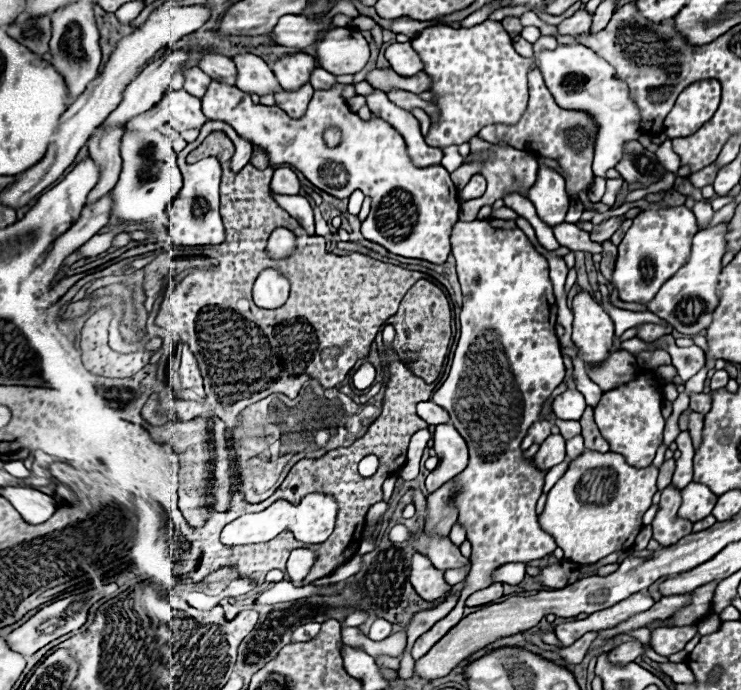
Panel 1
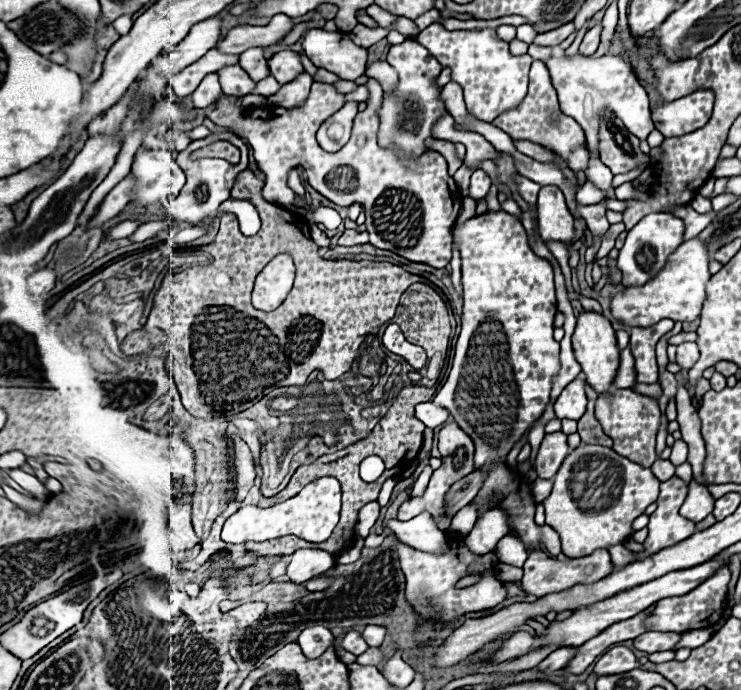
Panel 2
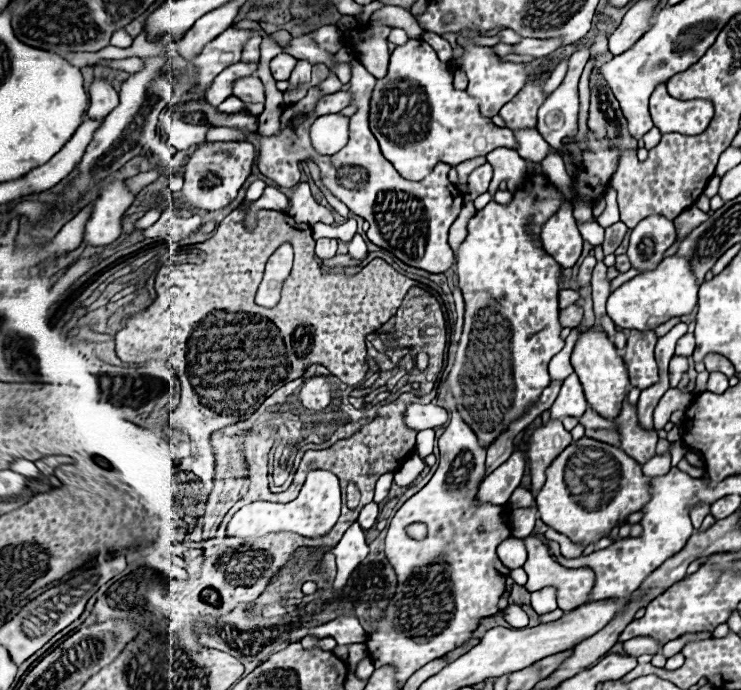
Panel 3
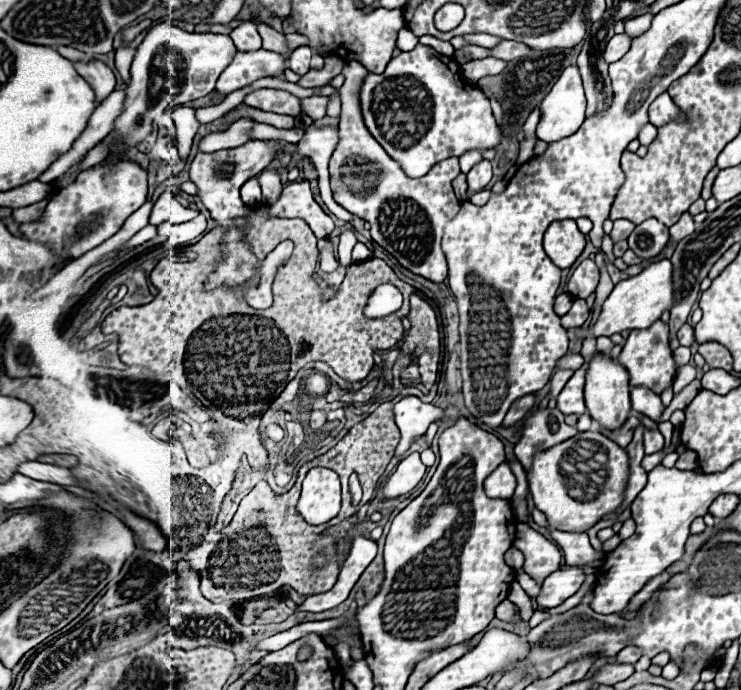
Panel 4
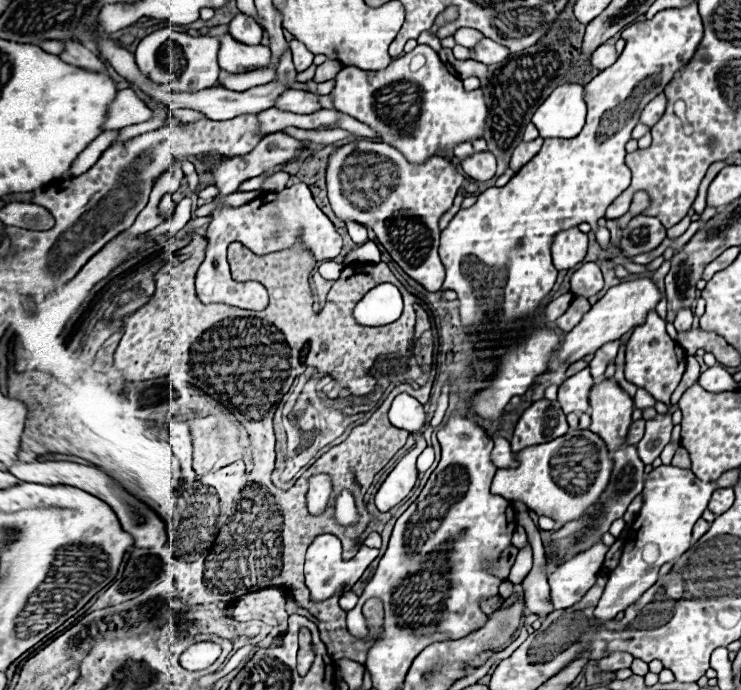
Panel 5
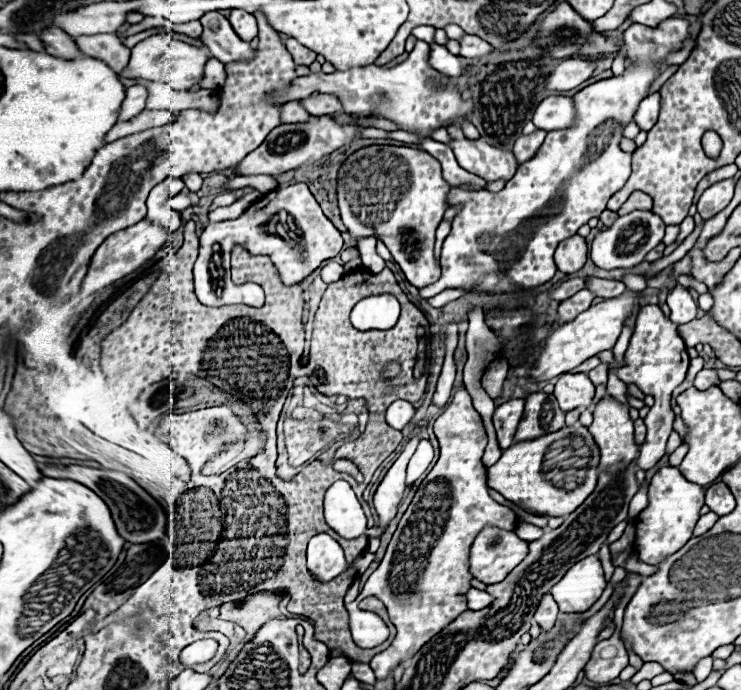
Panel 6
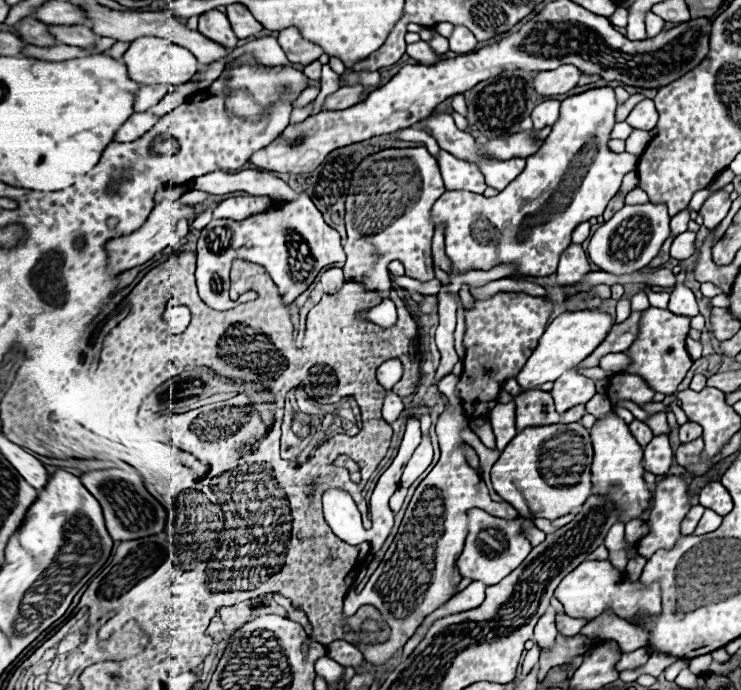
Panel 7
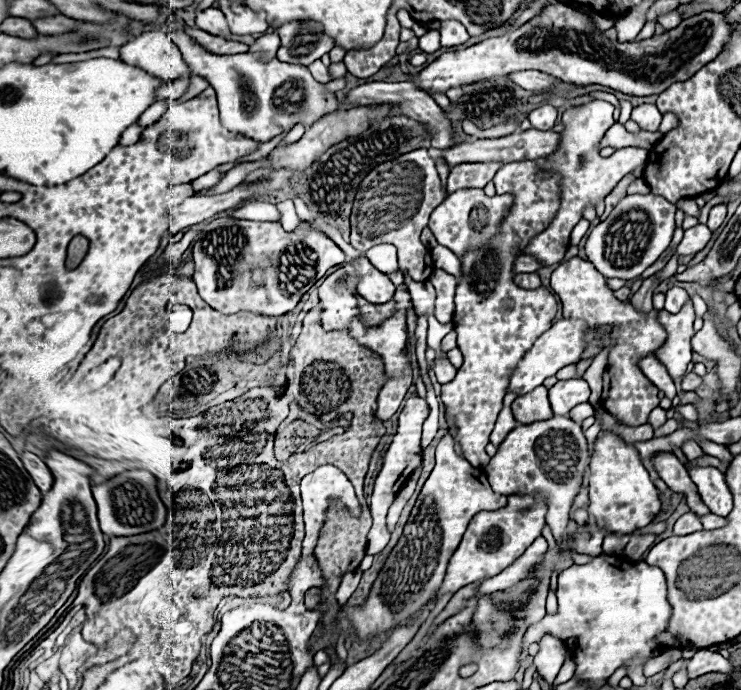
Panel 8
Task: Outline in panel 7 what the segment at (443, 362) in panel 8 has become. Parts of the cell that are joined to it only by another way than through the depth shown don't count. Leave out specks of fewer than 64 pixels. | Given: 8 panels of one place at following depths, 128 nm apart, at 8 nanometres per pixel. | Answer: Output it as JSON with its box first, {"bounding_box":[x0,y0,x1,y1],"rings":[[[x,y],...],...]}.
{"bounding_box":[344,374,518,666],"rings":[[[448,374],[448,376],[444,376],[438,382],[438,390],[448,396],[450,404],[454,406],[454,412],[442,412],[442,416],[440,416],[440,420],[436,424],[436,432],[438,432],[438,440],[440,440],[440,460],[432,468],[432,472],[420,482],[420,486],[416,488],[416,492],[412,496],[412,502],[410,502],[410,506],[406,510],[406,516],[402,520],[402,526],[400,526],[398,536],[396,536],[396,550],[394,550],[394,554],[392,556],[384,556],[384,560],[380,562],[378,570],[370,576],[366,588],[360,594],[354,594],[354,596],[348,594],[346,600],[344,600],[344,616],[356,614],[356,610],[360,606],[374,606],[376,610],[380,610],[380,614],[384,616],[386,624],[390,626],[390,638],[384,644],[372,644],[372,646],[370,644],[362,644],[362,646],[358,646],[358,650],[364,654],[364,658],[372,666],[382,666],[388,658],[392,658],[392,654],[398,648],[402,648],[406,644],[406,640],[416,632],[416,628],[422,624],[424,616],[428,616],[430,612],[434,612],[438,606],[442,606],[444,602],[448,602],[454,596],[454,588],[462,580],[462,576],[458,574],[458,568],[456,568],[456,560],[458,560],[458,556],[460,556],[460,552],[464,548],[464,540],[466,540],[466,534],[468,534],[468,516],[466,516],[466,512],[470,508],[480,508],[480,510],[486,510],[492,516],[506,518],[506,520],[512,520],[512,518],[518,516],[518,512],[510,504],[494,502],[490,498],[486,482],[478,476],[478,472],[474,468],[468,466],[468,462],[464,458],[464,452],[462,452],[462,444],[464,442],[460,438],[460,428],[468,424],[468,418],[464,416],[464,410],[460,406],[458,396],[454,394],[456,384],[458,384],[458,376],[456,374]]]}

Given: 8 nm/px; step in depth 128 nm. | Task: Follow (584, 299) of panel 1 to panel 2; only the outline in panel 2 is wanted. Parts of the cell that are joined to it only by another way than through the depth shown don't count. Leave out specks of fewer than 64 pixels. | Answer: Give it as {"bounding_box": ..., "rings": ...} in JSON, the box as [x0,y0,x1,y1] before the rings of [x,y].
{"bounding_box":[572,312,620,394],"rings":[[[582,312],[578,318],[576,332],[572,336],[572,346],[574,346],[576,362],[582,366],[582,374],[586,376],[588,386],[592,386],[592,390],[596,390],[598,394],[612,392],[614,372],[618,372],[618,364],[620,364],[620,350],[616,346],[616,332],[612,324],[602,314]]]}

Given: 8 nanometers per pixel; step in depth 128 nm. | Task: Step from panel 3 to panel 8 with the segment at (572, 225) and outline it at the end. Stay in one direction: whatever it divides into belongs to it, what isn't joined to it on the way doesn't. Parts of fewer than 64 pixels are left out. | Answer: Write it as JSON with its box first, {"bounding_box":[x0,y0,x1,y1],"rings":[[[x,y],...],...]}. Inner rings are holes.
{"bounding_box":[550,258,666,426],"rings":[[[572,258],[564,264],[560,264],[552,272],[550,286],[560,296],[564,316],[574,316],[580,320],[586,320],[590,324],[590,332],[586,332],[586,352],[582,352],[582,360],[594,358],[598,352],[602,352],[610,342],[614,342],[612,350],[608,352],[608,364],[602,374],[604,390],[602,390],[602,406],[612,416],[620,420],[624,426],[642,426],[646,424],[646,416],[658,406],[658,388],[642,374],[638,368],[638,362],[650,354],[654,354],[664,342],[666,342],[666,330],[658,322],[660,310],[650,310],[646,316],[644,312],[636,310],[630,302],[620,302],[614,292],[608,288],[606,278],[588,262],[582,258]],[[610,326],[610,332],[602,336],[596,328]]]}

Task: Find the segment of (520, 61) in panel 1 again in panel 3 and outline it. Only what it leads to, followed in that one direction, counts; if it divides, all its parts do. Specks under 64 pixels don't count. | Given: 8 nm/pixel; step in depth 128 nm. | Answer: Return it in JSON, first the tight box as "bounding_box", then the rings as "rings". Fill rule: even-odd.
{"bounding_box":[422,32,526,116],"rings":[[[424,32],[424,34],[422,34],[422,40],[424,40],[424,42],[428,42],[428,44],[436,50],[436,54],[438,54],[438,58],[440,58],[440,60],[448,62],[448,60],[452,58],[452,46],[450,46],[450,42],[448,42],[448,40],[440,38],[440,36],[438,36],[438,34],[434,34],[434,32]],[[464,46],[464,56],[462,56],[462,70],[466,72],[470,84],[466,88],[466,92],[470,96],[474,96],[480,104],[480,110],[482,110],[482,116],[496,116],[502,106],[506,102],[510,102],[526,84],[526,70],[524,70],[524,64],[514,64],[514,62],[498,62],[498,56],[490,52],[490,48],[486,46]]]}

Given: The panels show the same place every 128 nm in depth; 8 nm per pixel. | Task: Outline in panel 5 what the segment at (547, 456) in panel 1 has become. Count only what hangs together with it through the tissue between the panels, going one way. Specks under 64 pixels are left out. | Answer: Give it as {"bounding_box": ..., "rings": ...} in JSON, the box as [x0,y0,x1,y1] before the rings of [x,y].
{"bounding_box":[512,400,568,452],"rings":[[[536,400],[520,416],[514,434],[512,434],[512,452],[518,452],[526,446],[544,444],[568,432],[566,414],[562,412],[556,400]]]}

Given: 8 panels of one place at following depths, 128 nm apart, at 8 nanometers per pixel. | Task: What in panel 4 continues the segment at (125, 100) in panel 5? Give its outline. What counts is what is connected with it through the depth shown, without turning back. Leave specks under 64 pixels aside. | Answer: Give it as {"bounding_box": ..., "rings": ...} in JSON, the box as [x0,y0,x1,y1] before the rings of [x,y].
{"bounding_box":[38,90,124,182],"rings":[[[114,90],[106,100],[102,100],[102,104],[94,110],[88,128],[84,130],[84,134],[74,142],[74,146],[60,158],[56,160],[38,180],[40,182],[54,182],[56,178],[60,178],[72,164],[76,164],[78,160],[84,158],[84,154],[88,150],[92,150],[104,136],[108,136],[114,128],[114,120],[122,114],[124,108],[124,90]]]}

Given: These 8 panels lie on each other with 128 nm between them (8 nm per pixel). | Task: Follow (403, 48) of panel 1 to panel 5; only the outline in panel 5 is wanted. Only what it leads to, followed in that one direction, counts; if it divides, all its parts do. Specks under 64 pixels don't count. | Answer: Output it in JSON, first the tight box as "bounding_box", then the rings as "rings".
{"bounding_box":[330,44,488,162],"rings":[[[418,44],[412,52],[396,58],[390,62],[386,70],[380,72],[370,72],[370,70],[360,70],[354,66],[342,68],[336,78],[334,78],[334,90],[330,92],[330,98],[334,100],[336,110],[350,114],[352,118],[368,124],[376,132],[380,132],[382,142],[398,148],[410,162],[424,162],[426,158],[436,154],[436,148],[446,148],[452,152],[452,148],[460,142],[470,142],[472,138],[480,138],[484,134],[486,126],[486,116],[488,108],[482,98],[482,90],[466,92],[462,86],[462,80],[452,76],[446,66],[440,62],[438,54],[426,46]]]}

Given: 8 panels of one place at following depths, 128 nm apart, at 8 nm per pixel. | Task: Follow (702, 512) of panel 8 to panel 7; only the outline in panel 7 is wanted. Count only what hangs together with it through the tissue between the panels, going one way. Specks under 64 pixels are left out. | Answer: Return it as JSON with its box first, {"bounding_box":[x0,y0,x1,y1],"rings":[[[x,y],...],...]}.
{"bounding_box":[642,436,674,476],"rings":[[[654,436],[652,442],[644,448],[644,460],[642,460],[644,470],[652,472],[656,476],[666,476],[672,462],[674,462],[674,450],[670,448],[668,438]]]}

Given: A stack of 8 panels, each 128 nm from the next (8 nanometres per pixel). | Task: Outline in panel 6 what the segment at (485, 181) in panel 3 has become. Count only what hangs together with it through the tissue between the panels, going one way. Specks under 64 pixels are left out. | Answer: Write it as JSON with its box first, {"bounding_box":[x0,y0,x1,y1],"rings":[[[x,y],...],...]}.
{"bounding_box":[446,124,518,182],"rings":[[[456,124],[446,130],[452,138],[448,146],[454,150],[456,160],[464,170],[478,174],[486,182],[510,180],[518,170],[518,162],[512,152],[502,152],[482,140],[466,140],[462,128]]]}

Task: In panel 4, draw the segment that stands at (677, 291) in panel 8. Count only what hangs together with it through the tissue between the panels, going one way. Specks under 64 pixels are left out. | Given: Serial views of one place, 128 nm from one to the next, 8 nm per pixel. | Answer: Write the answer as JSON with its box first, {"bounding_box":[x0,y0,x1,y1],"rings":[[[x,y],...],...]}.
{"bounding_box":[678,322,694,348],"rings":[[[688,322],[682,324],[682,328],[678,330],[678,340],[682,346],[688,346],[688,348],[694,344],[694,328]]]}

